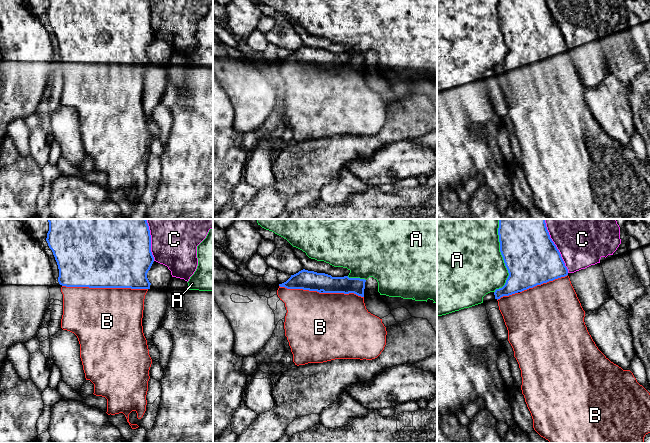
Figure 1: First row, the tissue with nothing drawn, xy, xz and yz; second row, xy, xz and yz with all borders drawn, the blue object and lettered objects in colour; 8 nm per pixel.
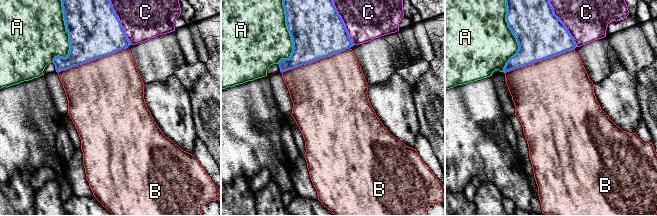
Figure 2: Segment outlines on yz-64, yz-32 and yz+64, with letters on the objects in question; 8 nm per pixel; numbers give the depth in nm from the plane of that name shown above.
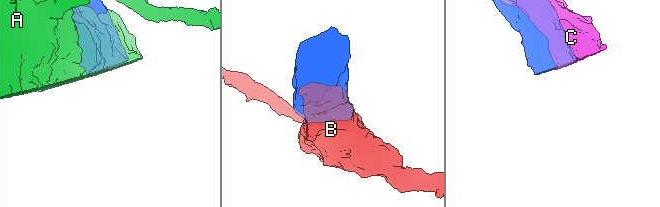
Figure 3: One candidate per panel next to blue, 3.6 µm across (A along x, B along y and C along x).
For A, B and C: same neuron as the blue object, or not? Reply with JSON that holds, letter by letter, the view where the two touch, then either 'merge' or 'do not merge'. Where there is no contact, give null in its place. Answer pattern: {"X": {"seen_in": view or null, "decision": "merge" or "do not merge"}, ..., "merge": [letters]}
{"A": {"seen_in": "yz", "decision": "do not merge"}, "B": {"seen_in": "xy", "decision": "merge"}, "C": {"seen_in": "yz", "decision": "do not merge"}, "merge": ["B"]}

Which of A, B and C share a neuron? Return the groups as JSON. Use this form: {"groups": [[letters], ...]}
{"groups": [["A"], ["B"], ["C"]]}

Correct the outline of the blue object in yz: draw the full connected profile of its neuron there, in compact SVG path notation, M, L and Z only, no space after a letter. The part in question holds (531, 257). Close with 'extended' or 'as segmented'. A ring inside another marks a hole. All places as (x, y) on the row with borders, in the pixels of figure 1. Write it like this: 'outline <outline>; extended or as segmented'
outline M499 219L498 235L500 242L500 252L503 257L505 266L508 270L509 276L506 280L505 285L502 288L496 289L494 295L495 295L495 299L498 301L499 310L503 316L505 325L508 330L508 341L513 348L514 357L516 358L519 364L519 368L521 370L521 377L522 377L521 390L533 419L534 430L541 437L548 440L550 443L644 443L645 435L650 433L650 393L637 382L636 378L634 377L633 373L630 370L623 370L621 367L611 362L596 346L584 322L585 311L583 310L581 303L577 297L577 294L571 284L570 278L568 276L568 269L565 266L561 254L557 249L556 245L554 244L554 242L552 241L552 239L550 238L549 232L546 227L545 219Z; extended

